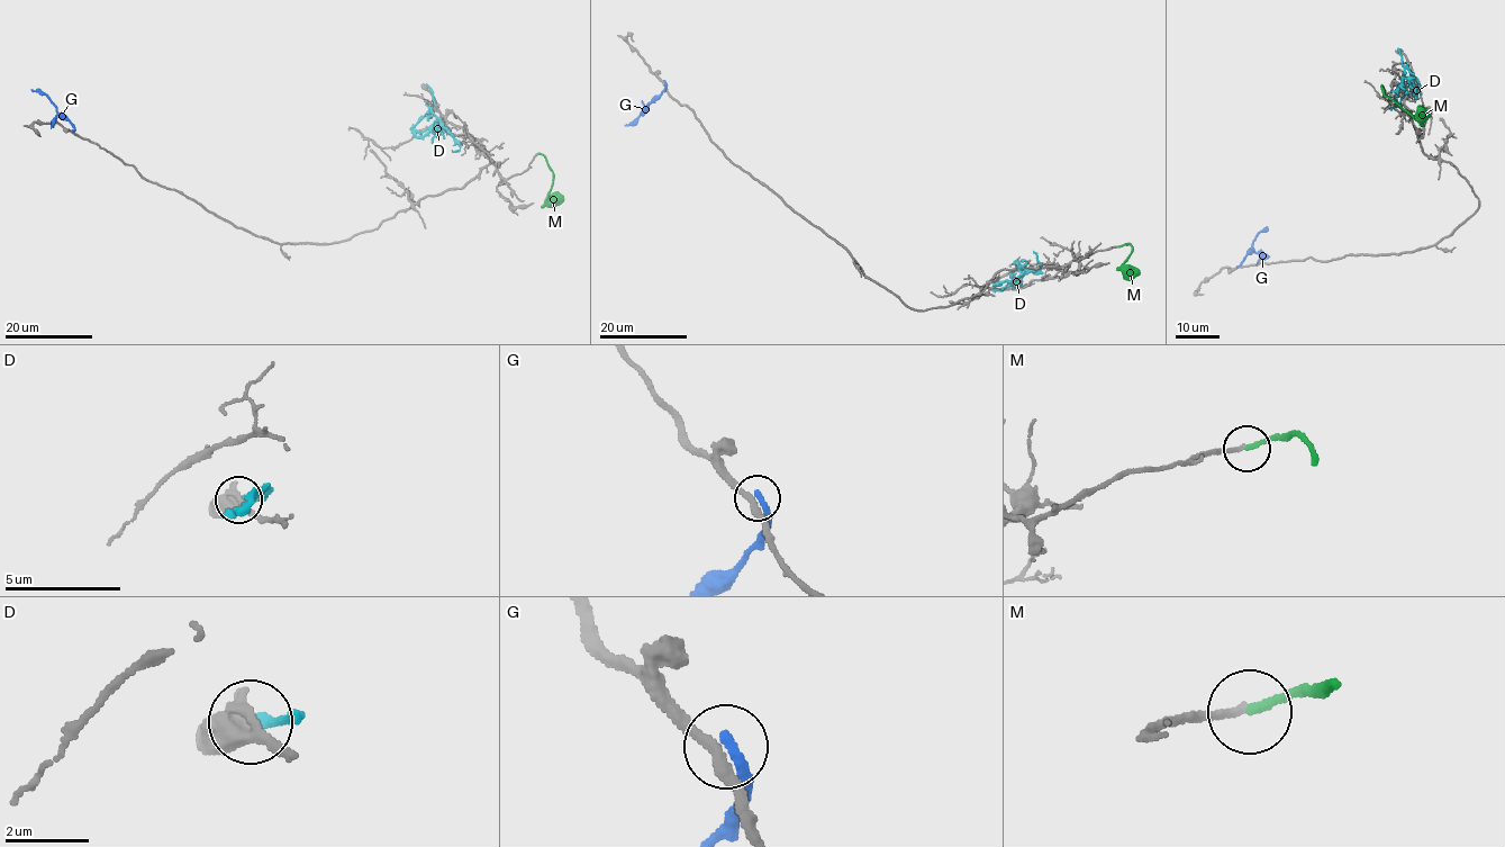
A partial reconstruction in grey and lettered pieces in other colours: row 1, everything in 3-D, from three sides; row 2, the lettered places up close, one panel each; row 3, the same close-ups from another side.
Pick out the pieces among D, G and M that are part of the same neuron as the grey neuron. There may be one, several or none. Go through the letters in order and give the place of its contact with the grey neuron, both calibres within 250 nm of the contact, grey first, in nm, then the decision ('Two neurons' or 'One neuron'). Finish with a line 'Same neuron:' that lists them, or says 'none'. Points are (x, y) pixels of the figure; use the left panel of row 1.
D: Touches grey at (427, 86). Thickness 500 nm (grey) against 260 nm. Two neurons
G: Touches grey at (72, 131). Thickness 260 nm (grey) against 280 nm. Two neurons
M: Touches grey at (538, 153). Thickness 200 nm (grey) against 240 nm. One neuron
Same neuron: M

